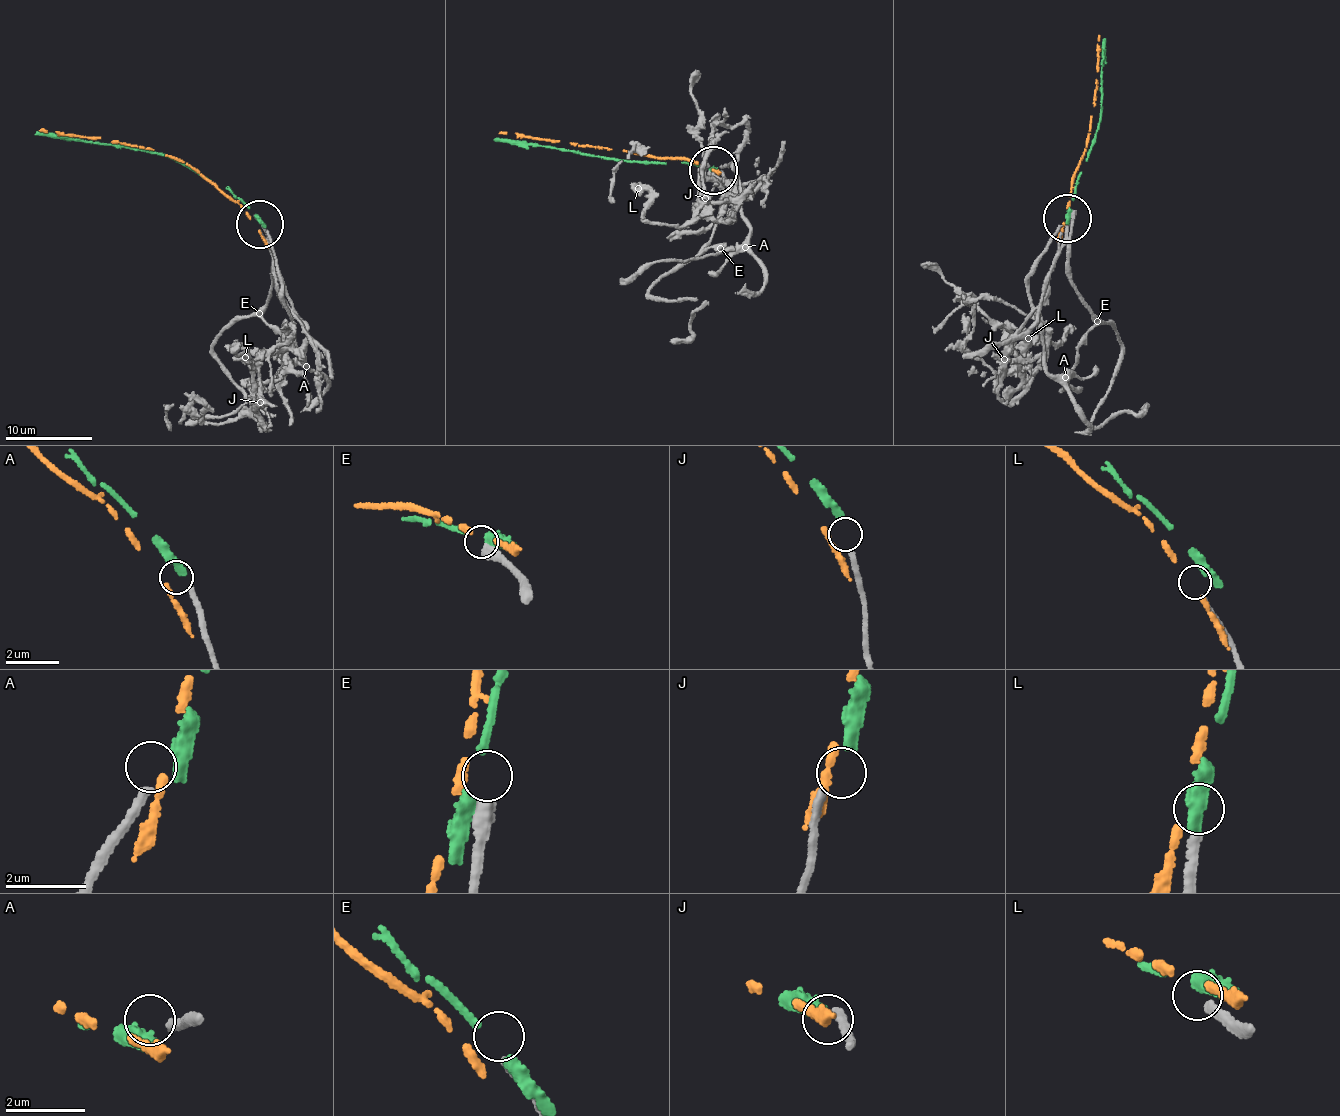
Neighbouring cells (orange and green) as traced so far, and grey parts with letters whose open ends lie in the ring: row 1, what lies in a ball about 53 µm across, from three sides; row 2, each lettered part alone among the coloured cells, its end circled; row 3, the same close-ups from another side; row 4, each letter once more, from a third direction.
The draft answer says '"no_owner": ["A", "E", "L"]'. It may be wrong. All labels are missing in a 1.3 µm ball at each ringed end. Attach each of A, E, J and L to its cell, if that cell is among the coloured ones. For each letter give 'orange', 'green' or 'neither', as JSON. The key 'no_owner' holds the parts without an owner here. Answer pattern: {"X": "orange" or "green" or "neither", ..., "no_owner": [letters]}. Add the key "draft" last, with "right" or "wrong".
{"A": "neither", "E": "neither", "J": "green", "L": "neither", "no_owner": ["A", "E", "L"], "draft": "right"}

